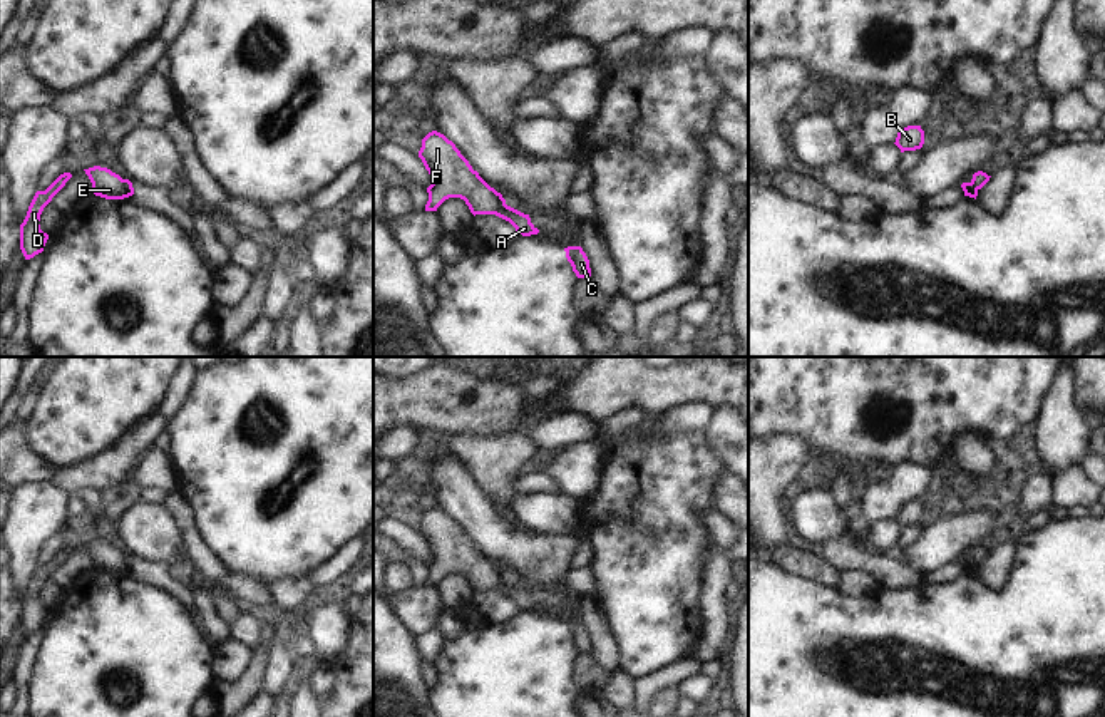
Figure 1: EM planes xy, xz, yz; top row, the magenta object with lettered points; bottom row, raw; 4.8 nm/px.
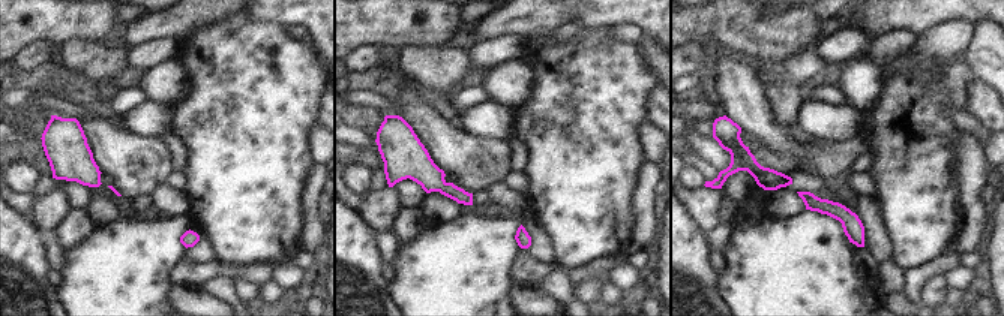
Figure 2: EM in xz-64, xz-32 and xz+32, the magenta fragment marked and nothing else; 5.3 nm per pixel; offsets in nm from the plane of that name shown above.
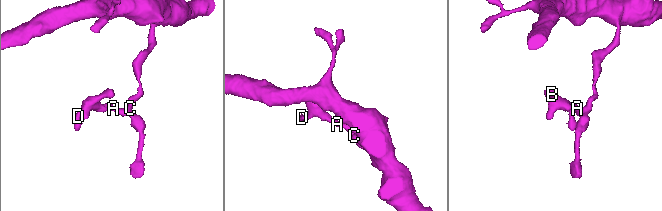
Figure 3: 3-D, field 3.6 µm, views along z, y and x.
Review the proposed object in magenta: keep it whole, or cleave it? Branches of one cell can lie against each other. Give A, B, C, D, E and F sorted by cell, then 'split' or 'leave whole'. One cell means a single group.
A B C D E F | leave whole

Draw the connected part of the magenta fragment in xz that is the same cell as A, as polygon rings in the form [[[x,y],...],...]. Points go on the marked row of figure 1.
[[[429,132],[422,139],[419,157],[432,178],[432,184],[427,188],[429,201],[425,211],[437,211],[445,199],[460,198],[474,216],[496,214],[509,221],[522,236],[539,233],[529,214],[507,206],[502,194],[472,169],[455,144],[444,134]]]

